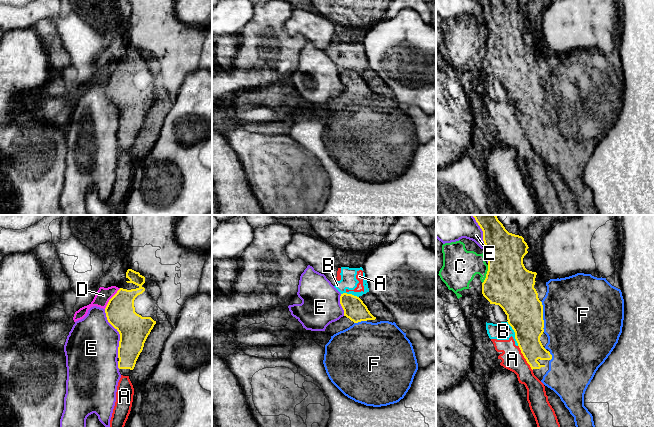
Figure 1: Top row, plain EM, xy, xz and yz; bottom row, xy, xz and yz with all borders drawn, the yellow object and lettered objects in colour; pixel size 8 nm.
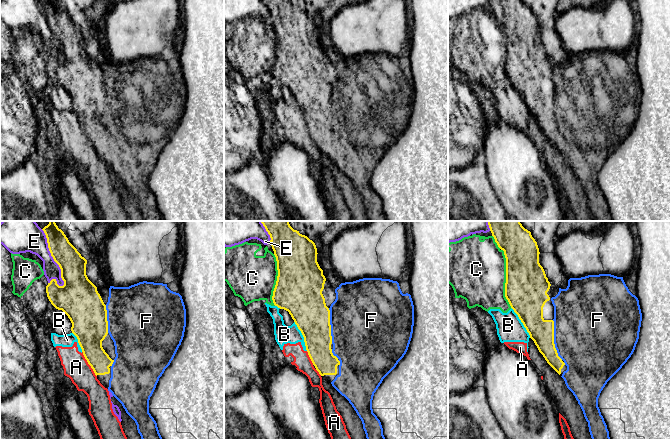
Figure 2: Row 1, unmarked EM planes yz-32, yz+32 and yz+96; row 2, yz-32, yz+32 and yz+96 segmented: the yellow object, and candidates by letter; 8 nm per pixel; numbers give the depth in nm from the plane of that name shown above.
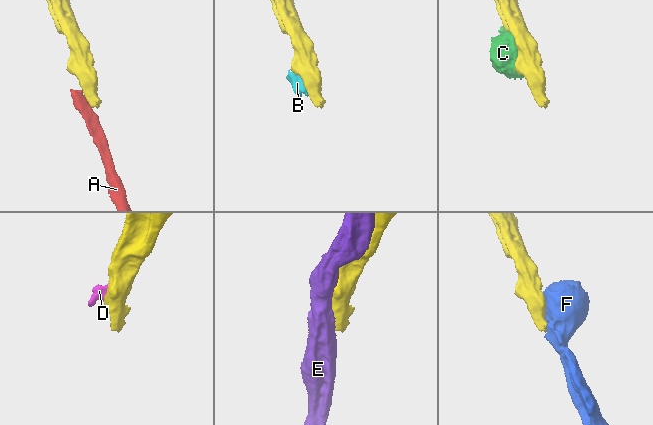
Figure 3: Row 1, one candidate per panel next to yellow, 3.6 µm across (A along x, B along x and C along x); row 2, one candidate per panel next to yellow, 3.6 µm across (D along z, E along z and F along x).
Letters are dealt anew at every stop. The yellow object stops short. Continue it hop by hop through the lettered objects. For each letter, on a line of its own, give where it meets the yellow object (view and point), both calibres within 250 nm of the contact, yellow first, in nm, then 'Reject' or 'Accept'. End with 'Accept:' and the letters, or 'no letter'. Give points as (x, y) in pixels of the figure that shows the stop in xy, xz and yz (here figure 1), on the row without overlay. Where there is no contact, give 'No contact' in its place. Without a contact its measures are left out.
A: Touches yellow at yz (524, 133). Thickness 240 nm (yellow) against 180 nm. Reject
B: Touches yellow at yz (515, 109). Thickness 300 nm (yellow) against 140 nm. Reject
C: Touches yellow at yz (486, 50). Thickness 380 nm (yellow) against 280 nm. Reject
D: Touches yellow at xy (111, 74). Thickness 240 nm (yellow) against 120 nm. Reject
E: Touches yellow at xy (119, 109). Thickness 240 nm (yellow) against 420 nm. Reject
F: Touches yellow at yz (542, 92). Thickness 320 nm (yellow) against 500 nm. Accept
Accept: F

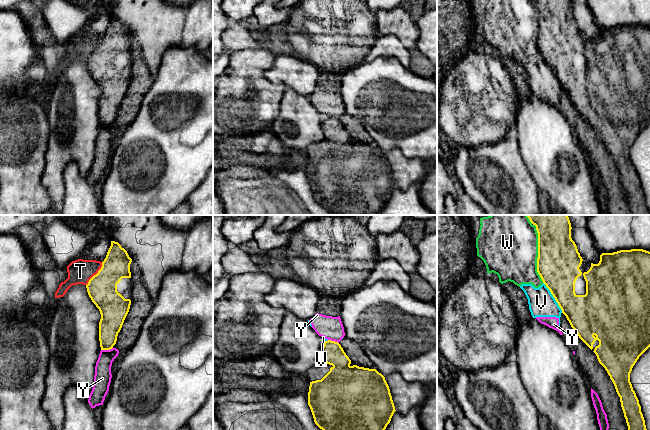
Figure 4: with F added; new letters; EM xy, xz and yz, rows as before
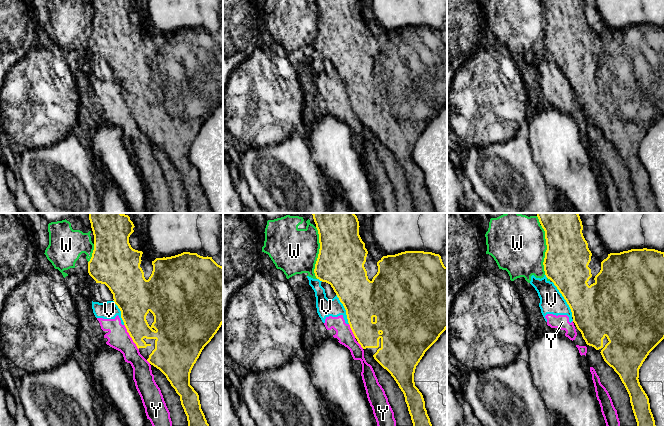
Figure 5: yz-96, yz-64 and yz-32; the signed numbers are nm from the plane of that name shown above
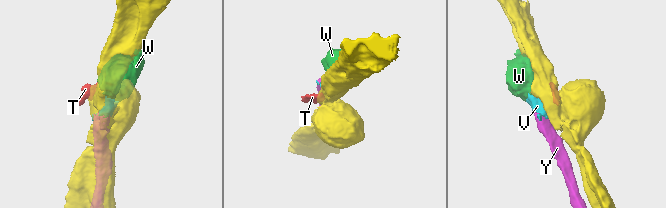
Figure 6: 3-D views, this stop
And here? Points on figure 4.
T: Touches yellow at xy (96, 50). Thickness 240 nm (yellow) against 200 nm. Reject
V: Touches yellow at yz (553, 72). Thickness 340 nm (yellow) against 220 nm. Reject
W: Touches yellow at yz (538, 29). Thickness 340 nm (yellow) against 440 nm. Reject
Y: Touches yellow at xy (106, 125). Thickness 190 nm (yellow) against 140 nm. Reject
Accept: no letter

